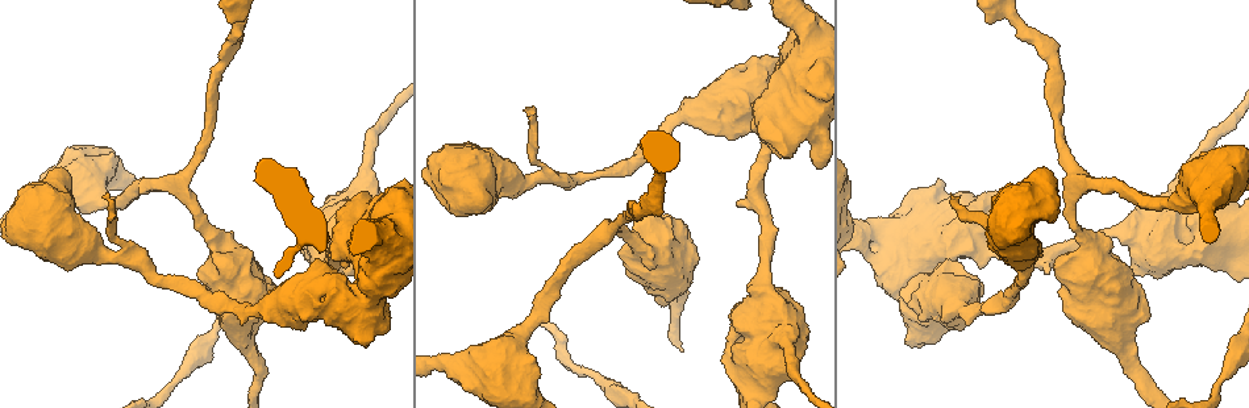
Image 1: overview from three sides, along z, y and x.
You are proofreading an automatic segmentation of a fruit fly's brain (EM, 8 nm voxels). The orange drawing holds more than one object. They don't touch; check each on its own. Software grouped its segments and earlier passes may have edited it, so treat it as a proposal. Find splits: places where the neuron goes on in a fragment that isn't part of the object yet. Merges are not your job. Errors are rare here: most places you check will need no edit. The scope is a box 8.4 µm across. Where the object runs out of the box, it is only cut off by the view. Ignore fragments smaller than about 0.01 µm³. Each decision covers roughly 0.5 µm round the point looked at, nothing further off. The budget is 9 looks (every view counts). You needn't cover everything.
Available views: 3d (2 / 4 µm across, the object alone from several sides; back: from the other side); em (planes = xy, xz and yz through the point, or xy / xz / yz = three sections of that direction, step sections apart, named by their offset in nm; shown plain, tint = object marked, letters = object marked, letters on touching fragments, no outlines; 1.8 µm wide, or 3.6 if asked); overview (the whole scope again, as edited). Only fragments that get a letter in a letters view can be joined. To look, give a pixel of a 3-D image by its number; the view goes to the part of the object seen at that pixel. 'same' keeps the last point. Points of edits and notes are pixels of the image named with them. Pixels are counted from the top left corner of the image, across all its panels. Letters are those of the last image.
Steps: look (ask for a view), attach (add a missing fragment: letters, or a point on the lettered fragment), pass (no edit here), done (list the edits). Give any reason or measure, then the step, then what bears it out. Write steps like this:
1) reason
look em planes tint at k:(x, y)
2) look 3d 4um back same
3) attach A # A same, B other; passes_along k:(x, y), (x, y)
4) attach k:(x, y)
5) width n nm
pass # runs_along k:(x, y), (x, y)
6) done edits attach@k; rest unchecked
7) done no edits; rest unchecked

sudden change in width
look 3d 4um at 1:(656, 175)

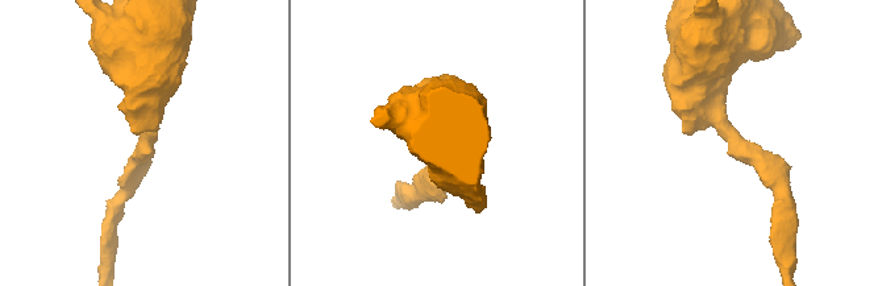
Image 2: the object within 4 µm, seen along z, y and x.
arm_widths 220, 440 nm
look em planes tint at 2:(149, 134)

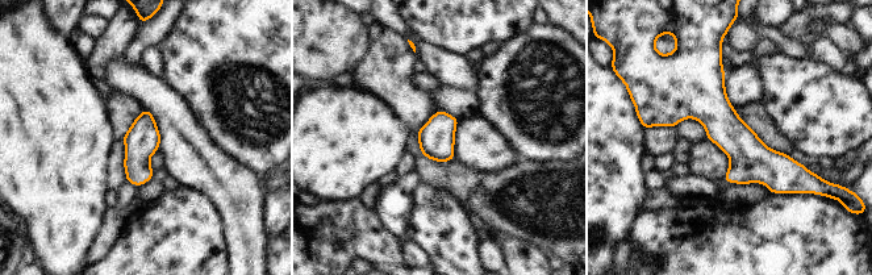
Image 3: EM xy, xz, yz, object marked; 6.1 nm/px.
look em planes letters same

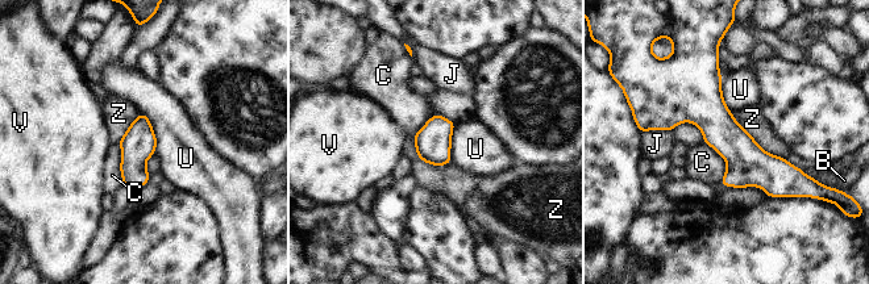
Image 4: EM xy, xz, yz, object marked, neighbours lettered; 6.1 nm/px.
pass # B other, C other, J other, U other, V other, Z other; runs_along 4:(653, 126), (703, 113), (759, 168), (801, 176); no lettered fragment goes on from it

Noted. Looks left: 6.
look 3d 4um at 1:(788, 336)

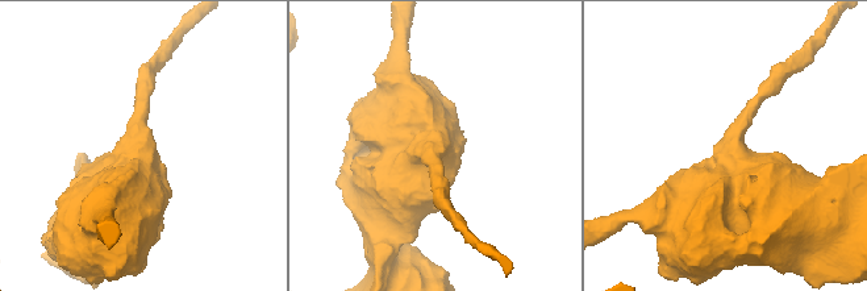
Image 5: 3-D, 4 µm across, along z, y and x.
now the EM
look em xy step 16 letters at 5:(431, 151)

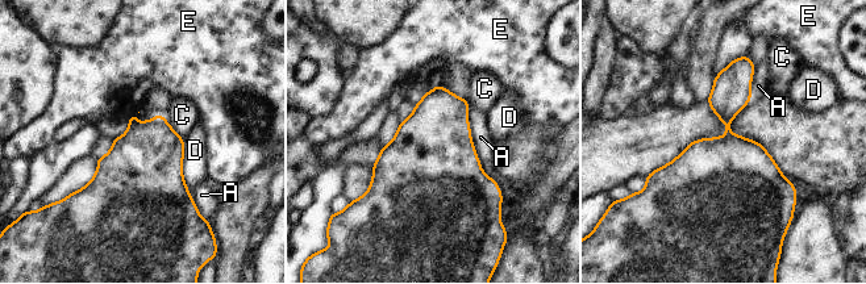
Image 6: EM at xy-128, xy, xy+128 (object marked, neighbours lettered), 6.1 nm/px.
pass # A other, C other, D other, E other; border 6:(138, 111), (128, 120); no lettered fragment goes on from it

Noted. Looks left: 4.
branch stops here
look em xy step 4 tint at 1:(526, 110)

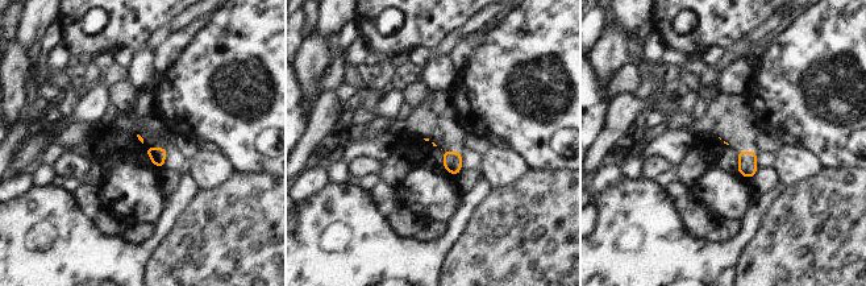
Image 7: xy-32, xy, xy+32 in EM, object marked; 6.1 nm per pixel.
look em planes letters same

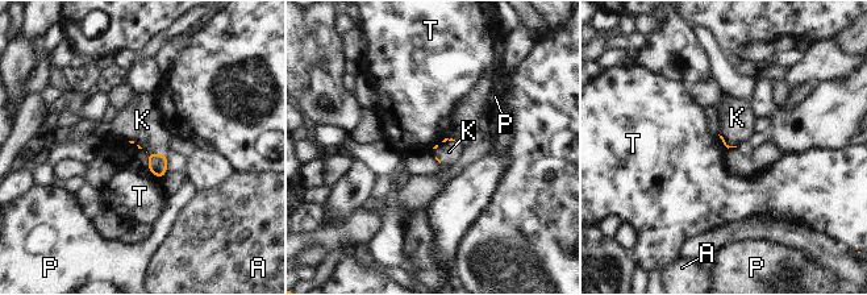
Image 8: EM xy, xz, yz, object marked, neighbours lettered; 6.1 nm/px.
attach K # A other, K same, P other, T other; passes_along 8:(157, 165), (157, 154), (142, 120); it goes on there

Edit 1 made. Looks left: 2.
done edits attach@8; rest unchecked

